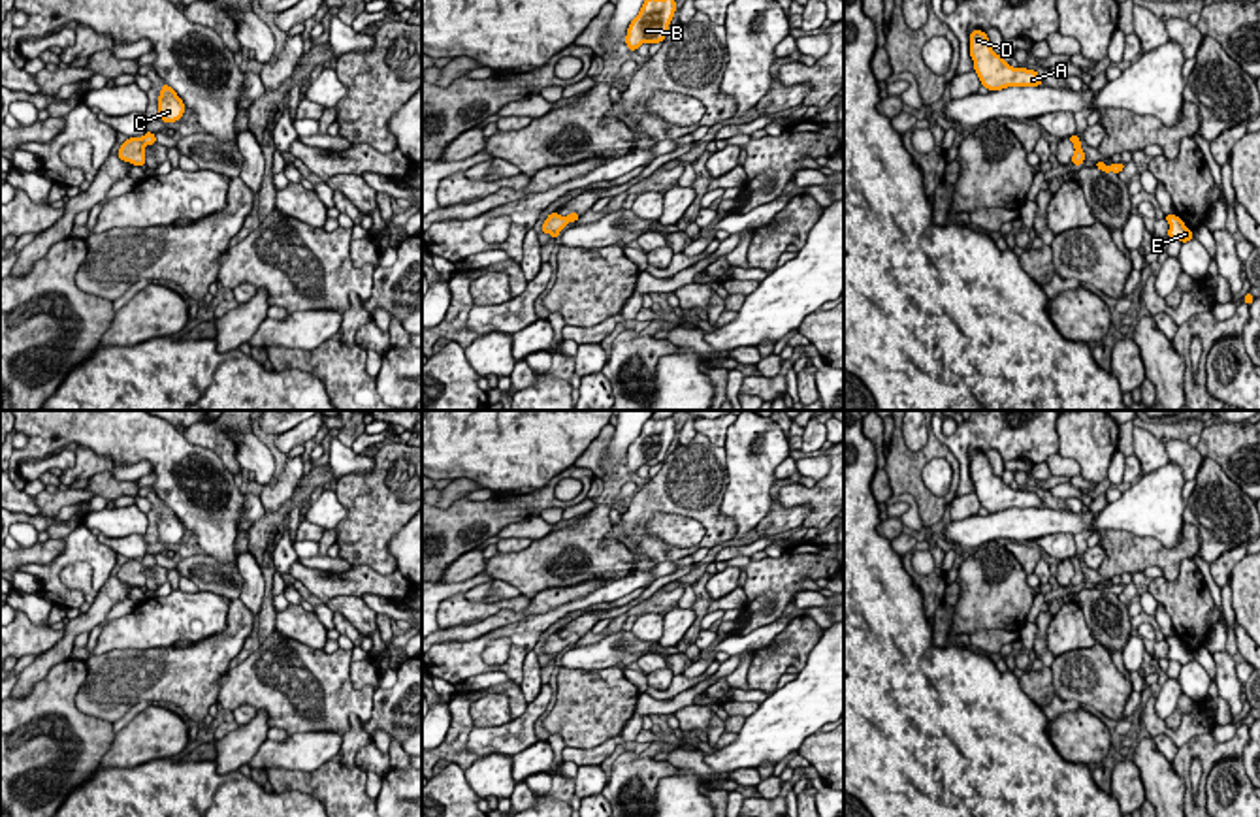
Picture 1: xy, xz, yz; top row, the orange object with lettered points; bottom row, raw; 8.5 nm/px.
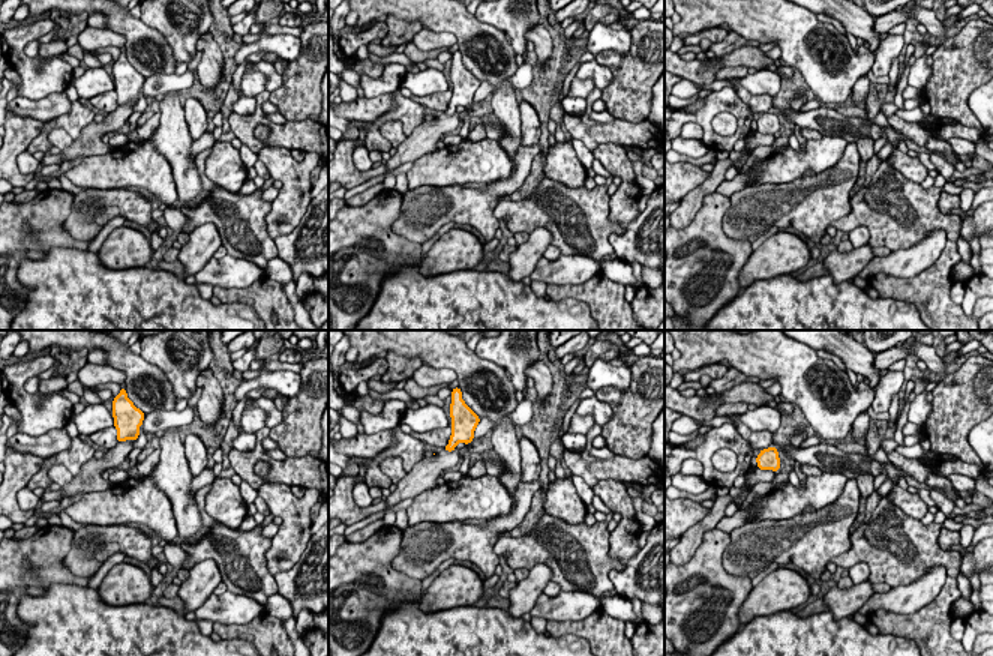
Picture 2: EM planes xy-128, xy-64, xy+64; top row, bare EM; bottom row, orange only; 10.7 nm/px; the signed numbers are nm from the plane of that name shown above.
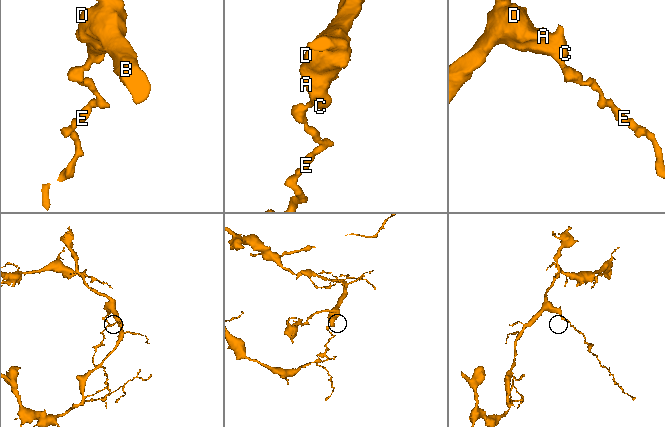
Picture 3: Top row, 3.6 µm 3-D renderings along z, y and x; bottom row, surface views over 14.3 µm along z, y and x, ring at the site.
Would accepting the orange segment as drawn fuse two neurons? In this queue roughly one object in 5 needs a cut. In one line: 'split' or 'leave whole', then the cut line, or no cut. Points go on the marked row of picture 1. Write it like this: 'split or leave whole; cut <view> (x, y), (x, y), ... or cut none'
leave whole; cut none

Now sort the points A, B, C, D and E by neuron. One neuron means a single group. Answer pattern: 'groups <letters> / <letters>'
groups A B C D E

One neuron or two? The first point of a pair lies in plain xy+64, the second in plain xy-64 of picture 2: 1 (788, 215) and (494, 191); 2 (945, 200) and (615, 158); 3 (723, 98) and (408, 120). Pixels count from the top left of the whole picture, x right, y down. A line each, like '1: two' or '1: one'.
1: one
2: one
3: one

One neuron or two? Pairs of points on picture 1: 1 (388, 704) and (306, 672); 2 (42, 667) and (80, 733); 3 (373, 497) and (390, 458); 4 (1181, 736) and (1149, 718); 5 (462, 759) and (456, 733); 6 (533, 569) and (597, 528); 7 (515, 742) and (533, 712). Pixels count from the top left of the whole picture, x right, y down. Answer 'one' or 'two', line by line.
1: two
2: two
3: one
4: one
5: one
6: one
7: one

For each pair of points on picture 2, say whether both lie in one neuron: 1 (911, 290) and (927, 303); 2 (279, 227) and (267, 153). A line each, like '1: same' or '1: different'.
1: same
2: same

